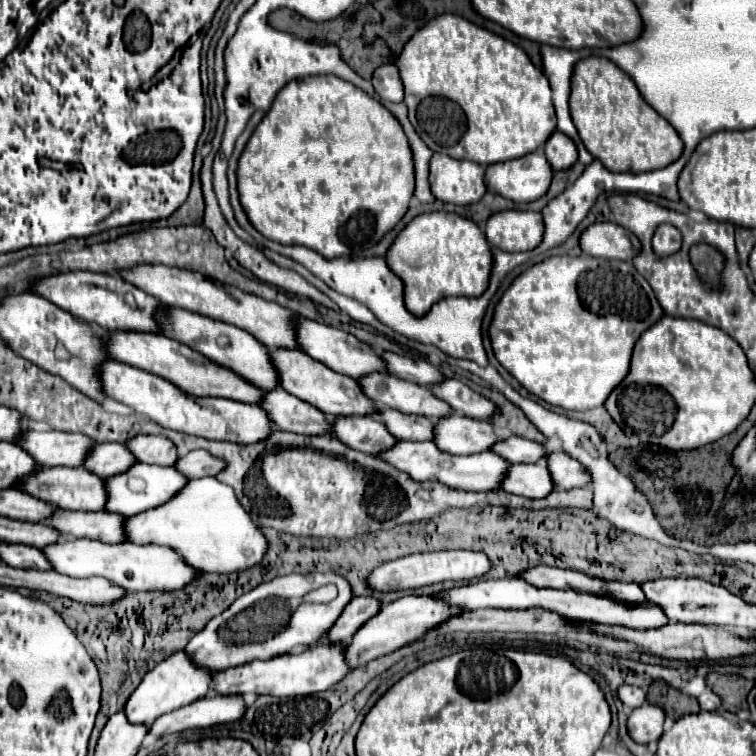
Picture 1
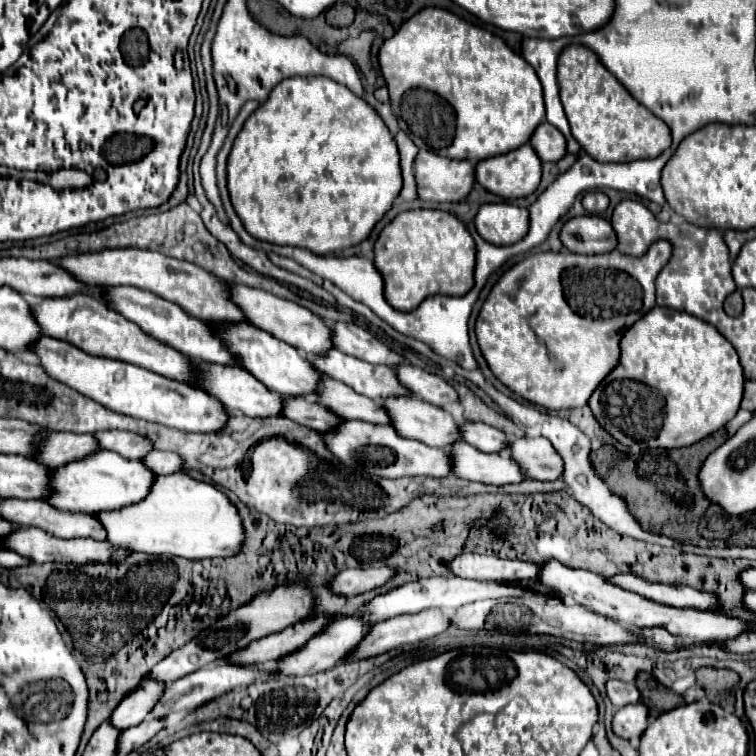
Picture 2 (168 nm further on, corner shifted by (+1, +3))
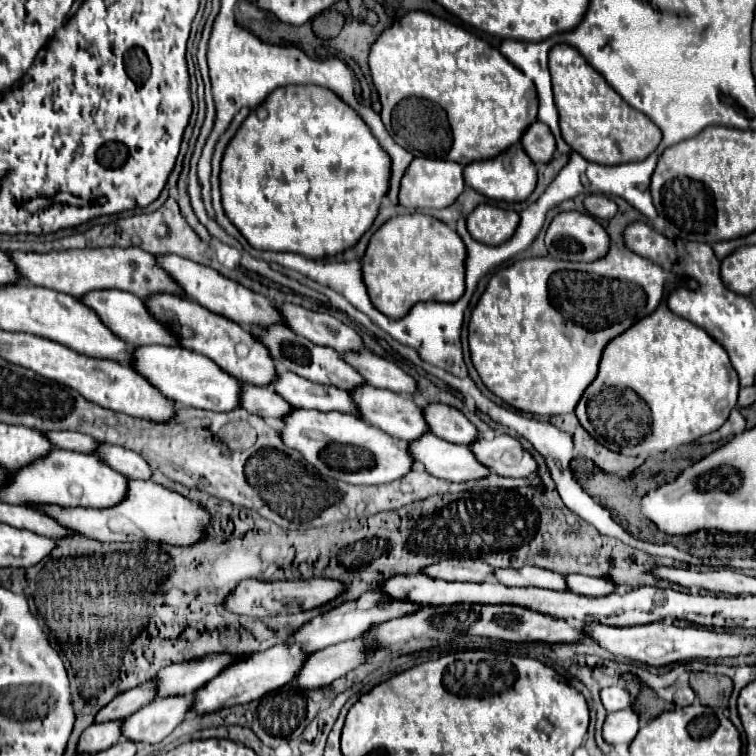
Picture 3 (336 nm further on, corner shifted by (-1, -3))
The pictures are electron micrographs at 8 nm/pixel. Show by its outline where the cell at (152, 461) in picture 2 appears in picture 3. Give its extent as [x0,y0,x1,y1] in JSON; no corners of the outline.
[95,443,151,479]

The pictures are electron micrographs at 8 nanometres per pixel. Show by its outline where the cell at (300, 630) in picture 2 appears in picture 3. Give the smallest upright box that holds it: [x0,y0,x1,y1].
[157,655,235,697]

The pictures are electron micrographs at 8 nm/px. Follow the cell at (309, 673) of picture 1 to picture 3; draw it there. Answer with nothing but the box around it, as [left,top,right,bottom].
[121,697,191,743]

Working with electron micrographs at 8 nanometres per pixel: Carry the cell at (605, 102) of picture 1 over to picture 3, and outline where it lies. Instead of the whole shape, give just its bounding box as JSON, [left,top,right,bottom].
[549,43,661,165]

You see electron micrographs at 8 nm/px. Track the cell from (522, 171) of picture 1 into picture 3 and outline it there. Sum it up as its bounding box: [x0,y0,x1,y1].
[463,143,537,201]

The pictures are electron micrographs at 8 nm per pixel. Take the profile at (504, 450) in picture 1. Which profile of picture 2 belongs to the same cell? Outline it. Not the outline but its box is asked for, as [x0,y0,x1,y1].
[461,423,509,453]

